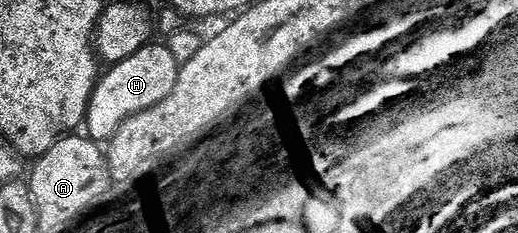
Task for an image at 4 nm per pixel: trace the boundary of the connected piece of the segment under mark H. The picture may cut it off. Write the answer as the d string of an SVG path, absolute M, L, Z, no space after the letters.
M152 41L140 53L132 53L132 57L113 64L110 71L99 78L90 98L90 108L86 110L85 130L89 138L99 145L109 144L110 138L136 113L144 113L144 109L152 109L152 105L160 105L172 89L176 89L179 63L174 52L165 42Z

